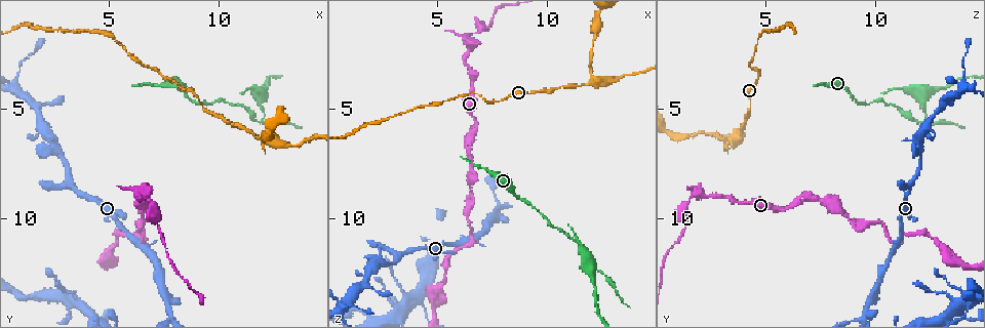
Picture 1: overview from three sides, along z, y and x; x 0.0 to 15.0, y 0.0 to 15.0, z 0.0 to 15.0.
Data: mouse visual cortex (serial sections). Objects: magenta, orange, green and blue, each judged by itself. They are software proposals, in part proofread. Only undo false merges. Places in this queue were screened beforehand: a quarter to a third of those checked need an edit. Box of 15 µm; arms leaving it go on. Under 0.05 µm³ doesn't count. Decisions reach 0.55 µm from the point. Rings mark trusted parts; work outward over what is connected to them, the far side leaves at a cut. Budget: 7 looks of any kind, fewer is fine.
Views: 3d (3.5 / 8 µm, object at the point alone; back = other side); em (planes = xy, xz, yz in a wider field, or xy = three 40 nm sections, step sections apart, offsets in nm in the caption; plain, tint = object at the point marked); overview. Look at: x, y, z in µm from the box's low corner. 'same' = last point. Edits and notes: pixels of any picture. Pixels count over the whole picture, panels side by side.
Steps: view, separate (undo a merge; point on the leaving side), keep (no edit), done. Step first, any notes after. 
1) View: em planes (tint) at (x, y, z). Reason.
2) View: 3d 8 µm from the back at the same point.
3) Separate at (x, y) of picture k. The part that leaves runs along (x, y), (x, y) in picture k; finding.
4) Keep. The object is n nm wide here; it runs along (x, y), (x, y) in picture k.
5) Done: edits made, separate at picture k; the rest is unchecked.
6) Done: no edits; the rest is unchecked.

View: 3d 8 µm at (12.1, 6.4, 3.7).

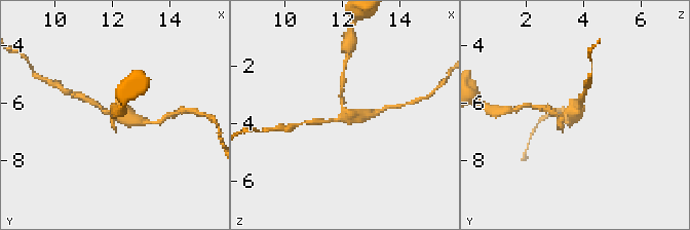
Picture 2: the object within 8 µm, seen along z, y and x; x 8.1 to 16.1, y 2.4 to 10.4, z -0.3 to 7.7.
View: em xy step 1 (tint) at (12.0, 6.4, 3.7). 3 arms meet here; the arms are 150, 150, 300 nm wide; now the EM.

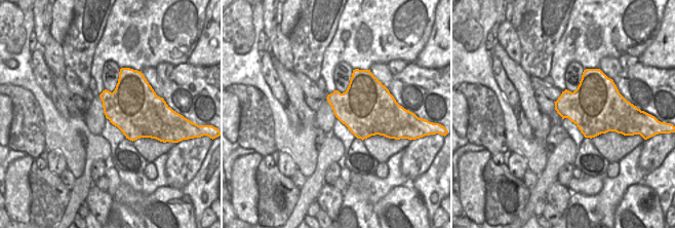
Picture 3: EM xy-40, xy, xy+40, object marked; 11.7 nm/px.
Separate at (547, 108) of picture 2. Two cells meet here.

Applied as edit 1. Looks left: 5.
View: 3d 8 µm from the back at (11.8, 5.6, 12.0). Sudden change in width.

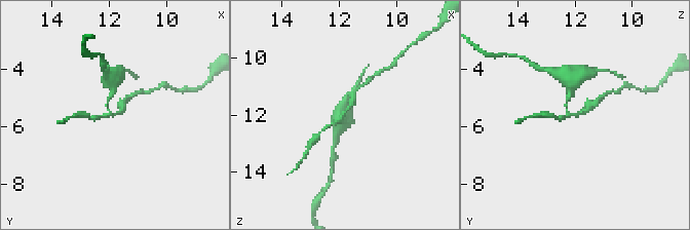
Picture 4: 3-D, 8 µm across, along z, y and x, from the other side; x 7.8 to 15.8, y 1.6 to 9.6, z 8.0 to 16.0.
View: 3d 3.5 µm at (11.8, 5.5, 11.9). Closer look.

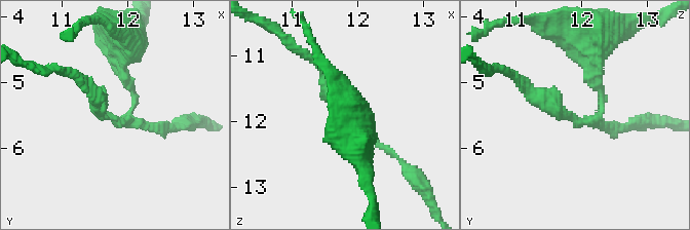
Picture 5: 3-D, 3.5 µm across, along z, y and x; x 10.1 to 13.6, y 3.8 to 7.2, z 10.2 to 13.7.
View: em planes (tint) at (11.80, 5.55, 11.95). Need the tissue.

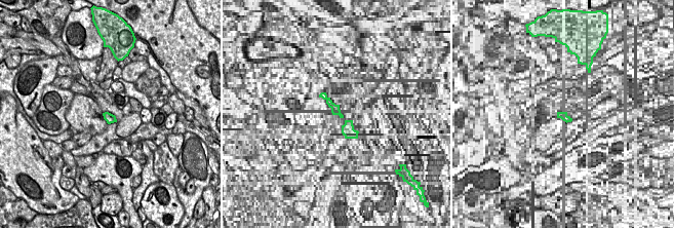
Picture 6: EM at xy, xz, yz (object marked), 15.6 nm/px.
Separate at (597, 78) of picture 5. A second cell is stuck on.

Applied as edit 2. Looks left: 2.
View: 3d 8 µm at (6.6, 9.1, 1.6). Narrows sharply.

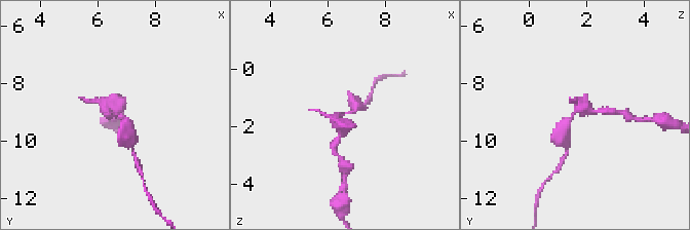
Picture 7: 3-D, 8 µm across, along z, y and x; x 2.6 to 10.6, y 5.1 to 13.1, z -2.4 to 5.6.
View: em xy step 3 (tint) at (6.5, 9.1, 1.5). Need the tissue.

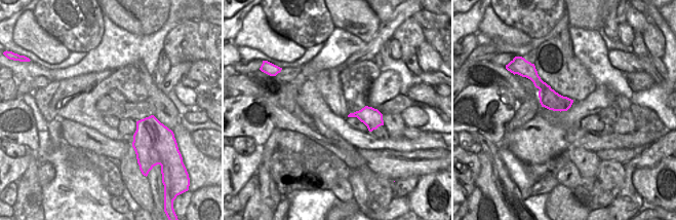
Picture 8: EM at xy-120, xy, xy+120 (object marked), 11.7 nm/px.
Separate at (354, 105) of picture 7. Two cells meet here.

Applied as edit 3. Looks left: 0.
Done: edits made, separate at picture 2, separate at picture 5, separate at picture 7; the rest is unchecked.

